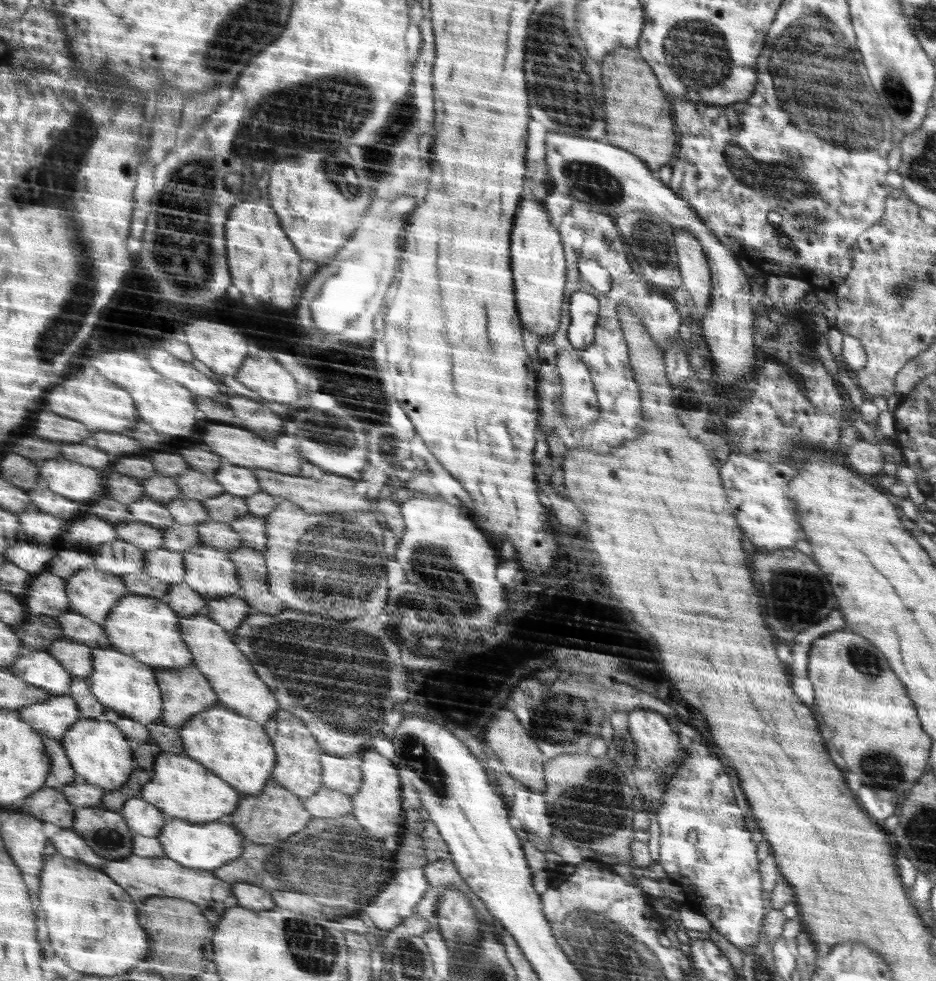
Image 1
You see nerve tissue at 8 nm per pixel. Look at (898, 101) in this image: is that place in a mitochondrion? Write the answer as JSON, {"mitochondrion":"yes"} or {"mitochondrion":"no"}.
{"mitochondrion":"yes"}

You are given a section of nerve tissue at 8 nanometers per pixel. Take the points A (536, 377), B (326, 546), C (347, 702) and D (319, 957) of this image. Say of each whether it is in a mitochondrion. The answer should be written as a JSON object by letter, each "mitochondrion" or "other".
{"A":"other","B":"mitochondrion","C":"mitochondrion","D":"mitochondrion"}

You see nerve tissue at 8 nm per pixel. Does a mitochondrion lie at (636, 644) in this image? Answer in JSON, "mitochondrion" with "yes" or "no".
{"mitochondrion":"no"}

